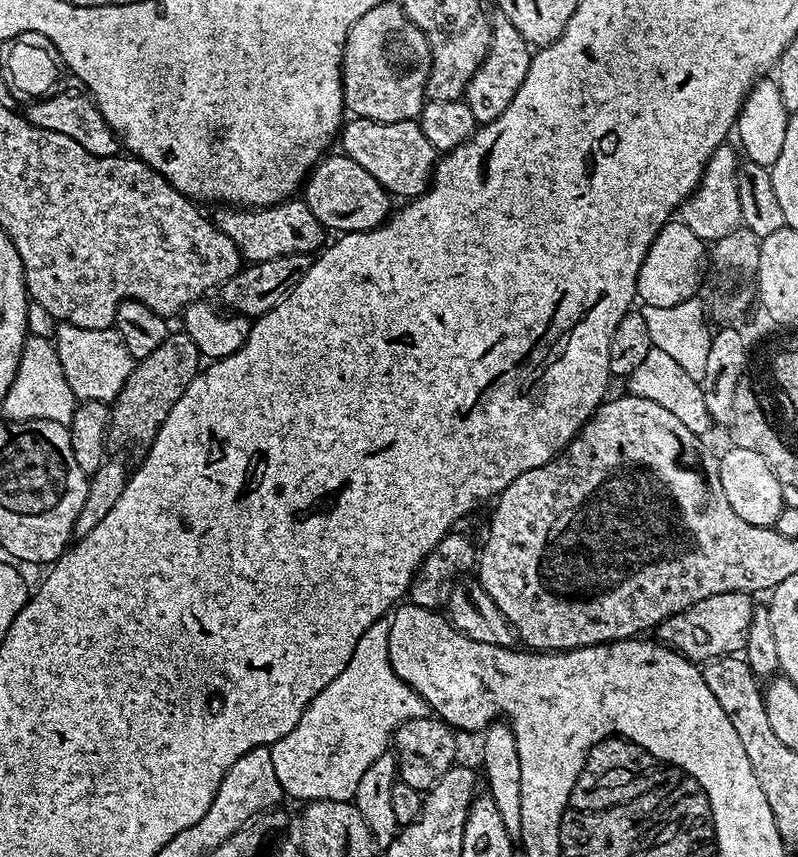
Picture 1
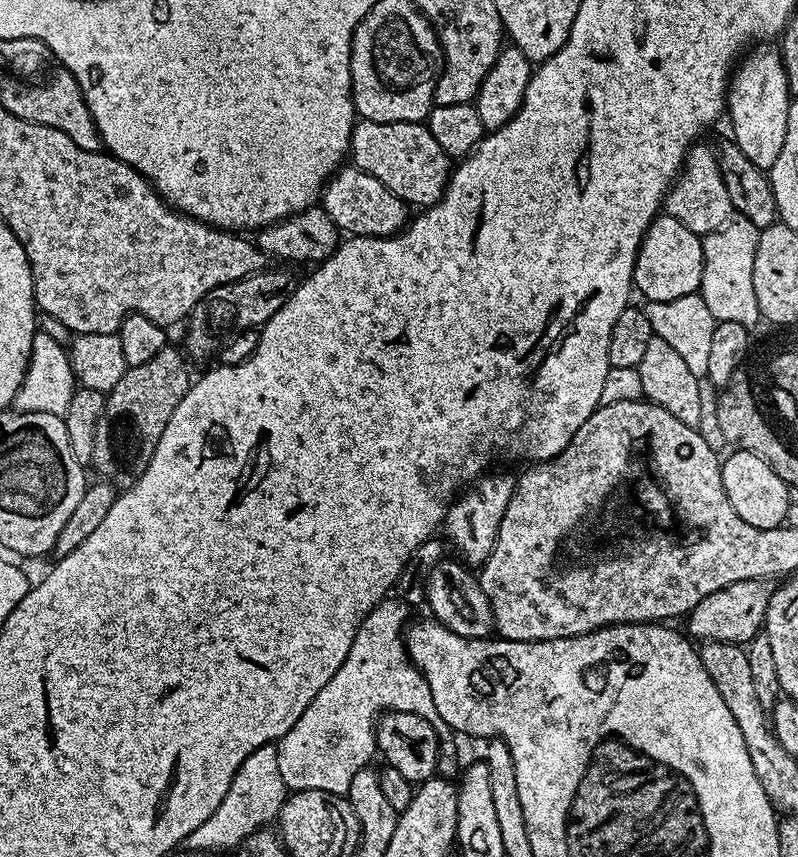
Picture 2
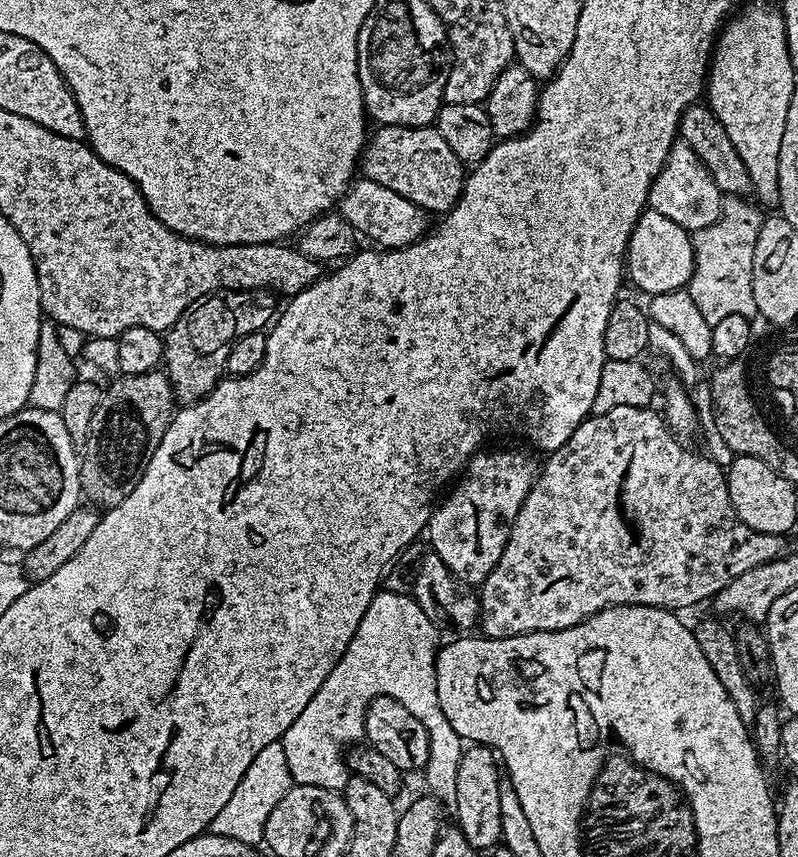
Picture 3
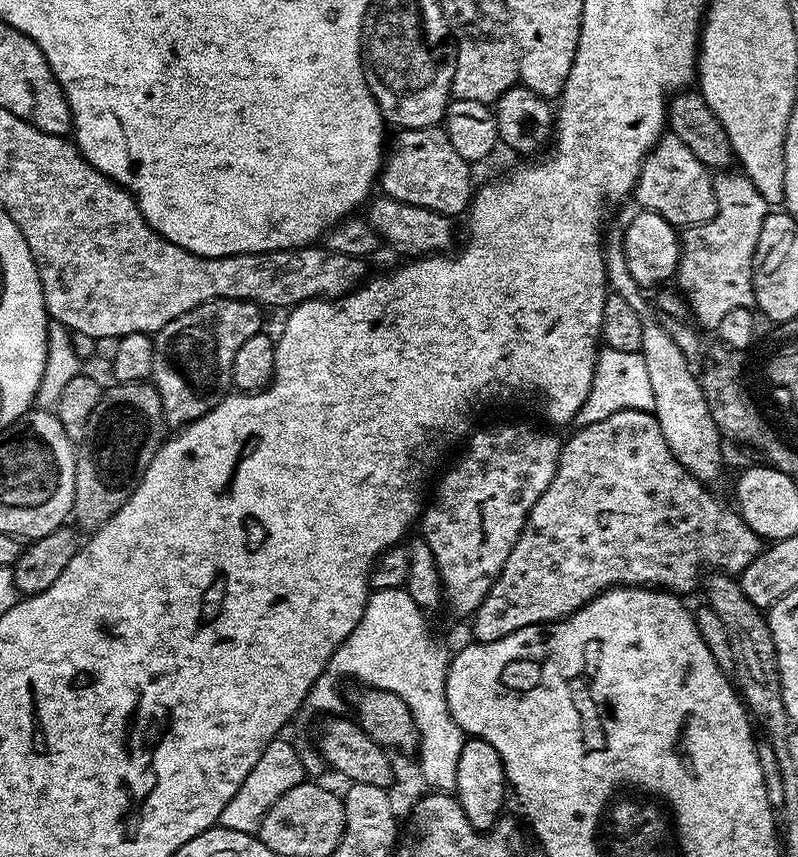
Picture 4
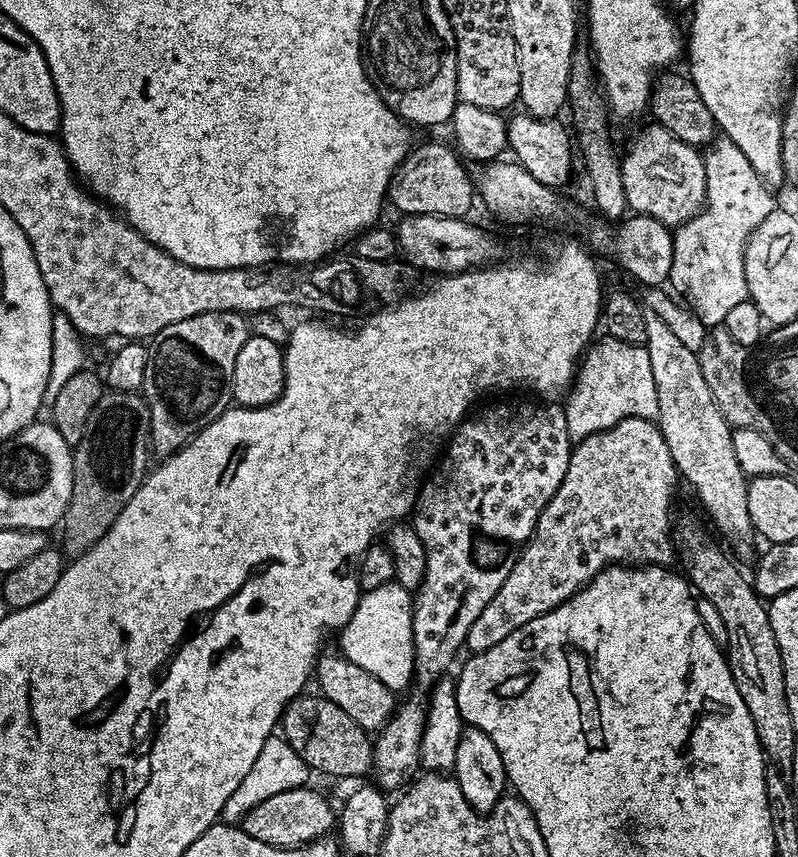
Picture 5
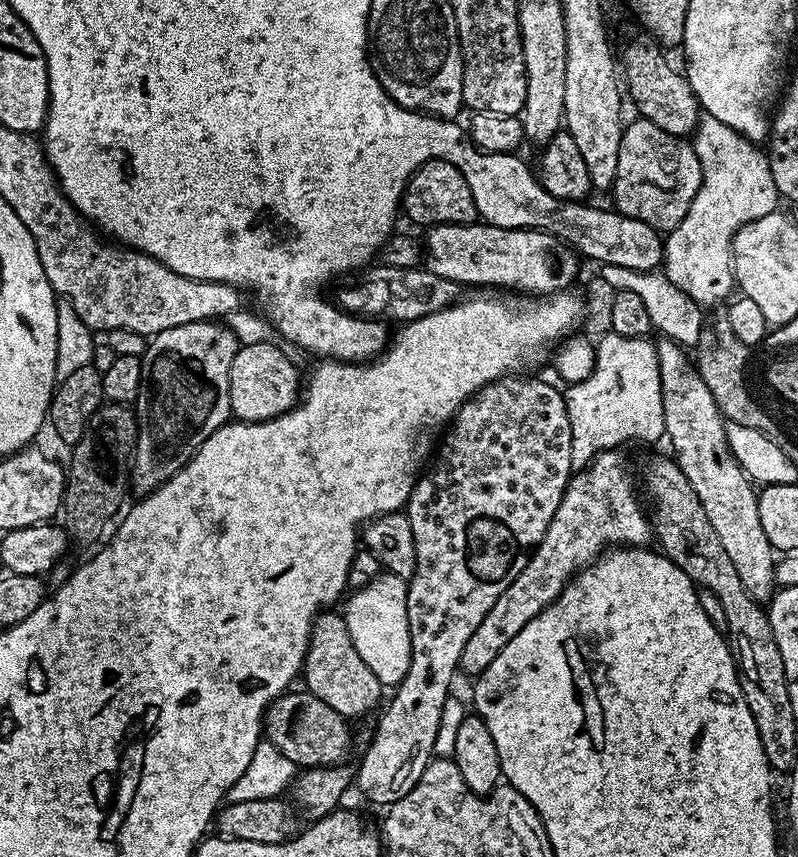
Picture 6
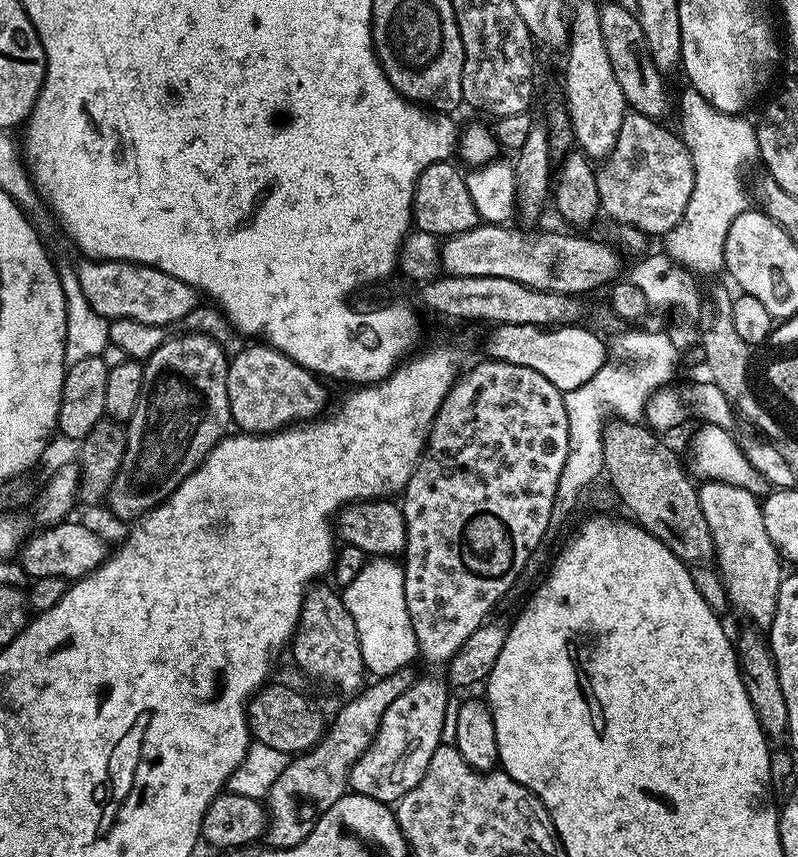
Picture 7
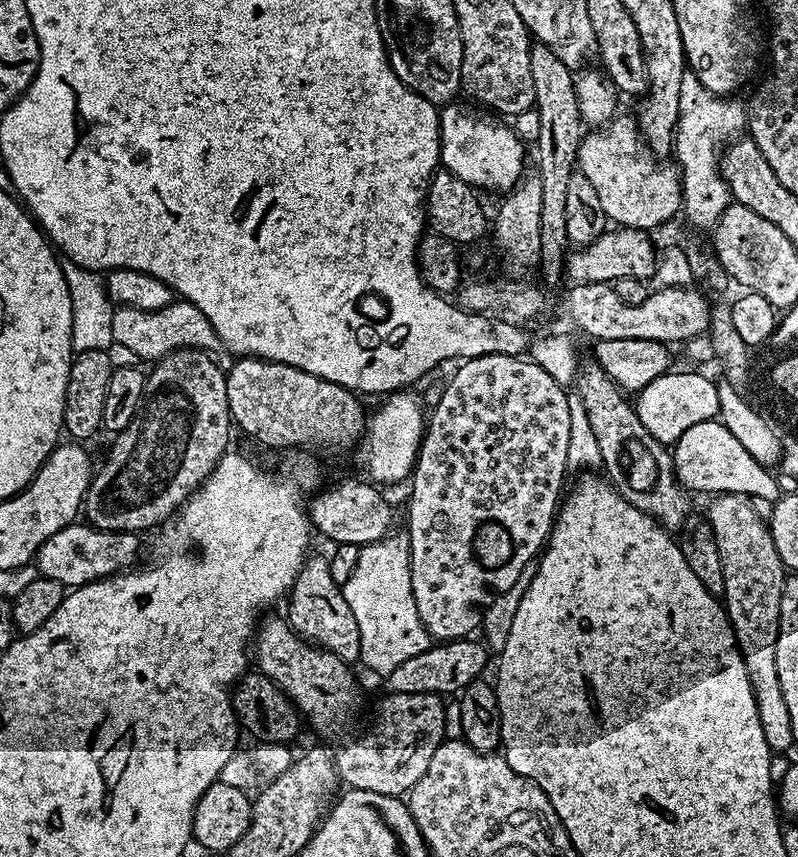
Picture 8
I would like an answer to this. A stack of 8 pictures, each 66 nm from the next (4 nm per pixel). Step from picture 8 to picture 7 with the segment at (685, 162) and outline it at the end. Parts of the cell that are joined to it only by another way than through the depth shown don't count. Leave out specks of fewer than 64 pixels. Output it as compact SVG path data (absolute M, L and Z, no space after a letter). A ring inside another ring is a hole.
M690 86L685 87L685 92L680 96L678 135L692 159L694 190L690 190L686 214L682 214L678 226L674 226L674 230L662 238L662 248L674 263L700 278L725 271L724 251L726 234L730 234L730 222L750 208L750 188L744 185L744 171L748 164L757 163L760 151L756 124L744 118L735 112L718 111Z

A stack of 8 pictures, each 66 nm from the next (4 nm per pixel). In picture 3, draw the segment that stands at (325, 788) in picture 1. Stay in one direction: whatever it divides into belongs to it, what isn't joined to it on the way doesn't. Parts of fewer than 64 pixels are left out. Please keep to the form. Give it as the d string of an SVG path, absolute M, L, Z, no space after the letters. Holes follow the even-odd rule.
M377 592L370 606L366 606L366 614L362 614L362 622L358 622L358 630L354 638L350 638L346 654L342 654L334 670L330 670L326 682L322 682L318 694L310 698L306 710L302 710L302 714L290 722L290 730L286 730L282 743L293 785L343 789L350 775L345 753L350 746L359 745L364 740L368 703L385 696L402 702L402 706L426 726L430 758L422 769L422 776L428 779L427 791L441 804L455 805L458 762L462 762L466 744L454 726L450 726L438 702L436 653L442 644L440 636L441 629L422 614L422 606L418 606L411 595Z

